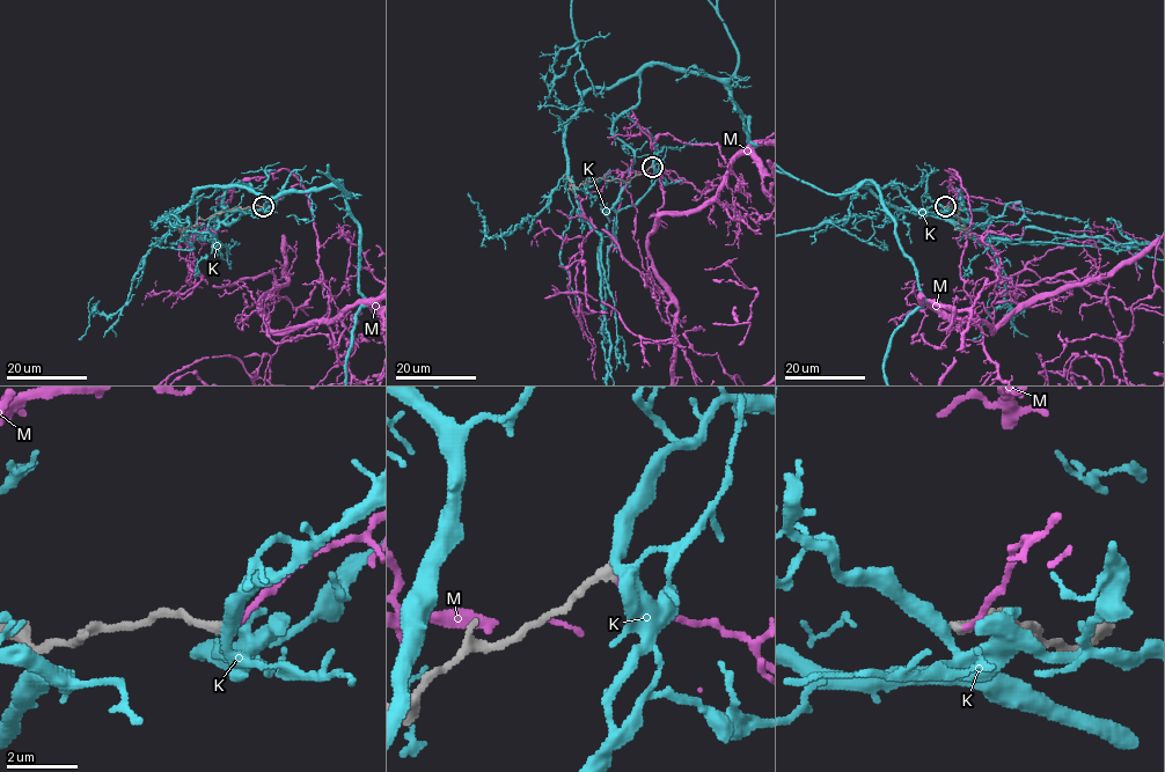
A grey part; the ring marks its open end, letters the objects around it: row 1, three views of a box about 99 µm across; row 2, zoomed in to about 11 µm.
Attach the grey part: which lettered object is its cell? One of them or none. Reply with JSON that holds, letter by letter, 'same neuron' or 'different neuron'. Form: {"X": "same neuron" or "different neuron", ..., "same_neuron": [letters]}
{"K": "different neuron", "M": "same neuron", "same_neuron": ["M"]}

